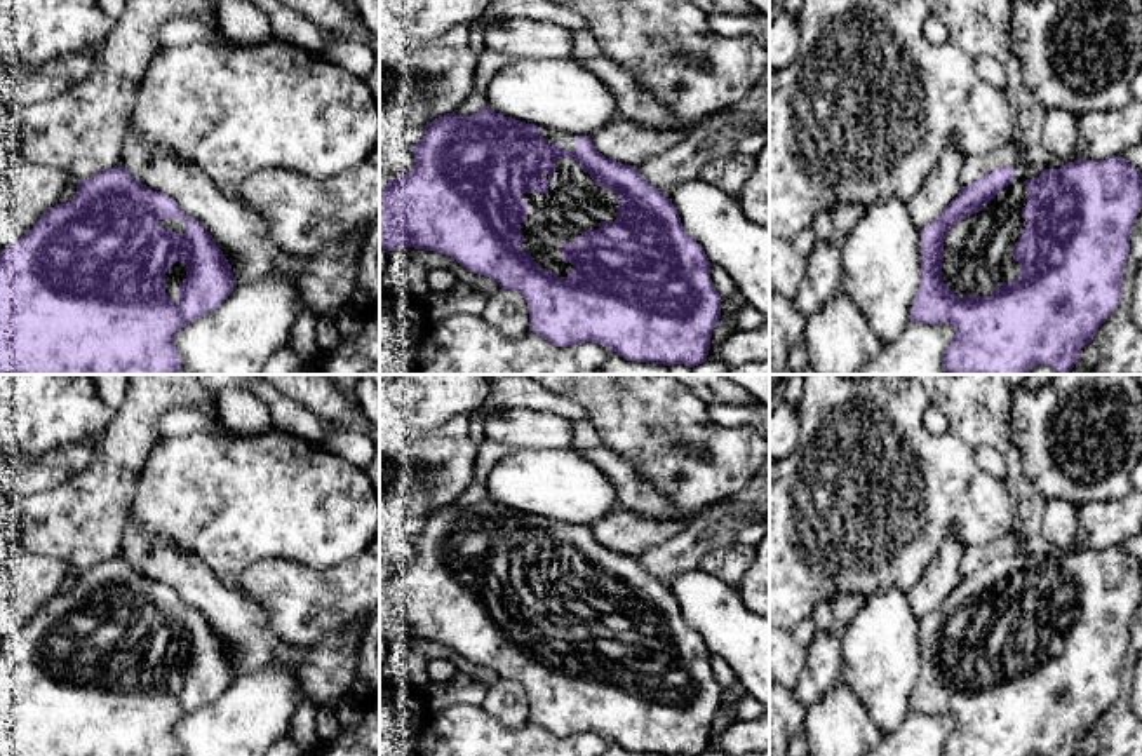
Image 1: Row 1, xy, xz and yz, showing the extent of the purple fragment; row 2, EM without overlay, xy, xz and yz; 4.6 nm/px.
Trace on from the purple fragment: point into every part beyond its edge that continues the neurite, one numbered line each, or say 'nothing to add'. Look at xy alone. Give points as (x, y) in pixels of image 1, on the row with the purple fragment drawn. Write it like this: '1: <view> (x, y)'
1: xy (176, 274)

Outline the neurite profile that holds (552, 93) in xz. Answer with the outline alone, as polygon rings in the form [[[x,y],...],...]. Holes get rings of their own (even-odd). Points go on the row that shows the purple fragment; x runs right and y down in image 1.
[[[521,57],[501,68],[486,89],[487,106],[503,117],[569,136],[590,136],[621,118],[609,87],[576,57]]]

